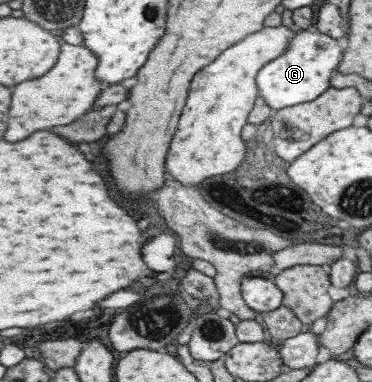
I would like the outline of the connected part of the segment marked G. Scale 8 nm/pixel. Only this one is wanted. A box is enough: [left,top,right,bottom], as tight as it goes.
[255,27,342,109]

